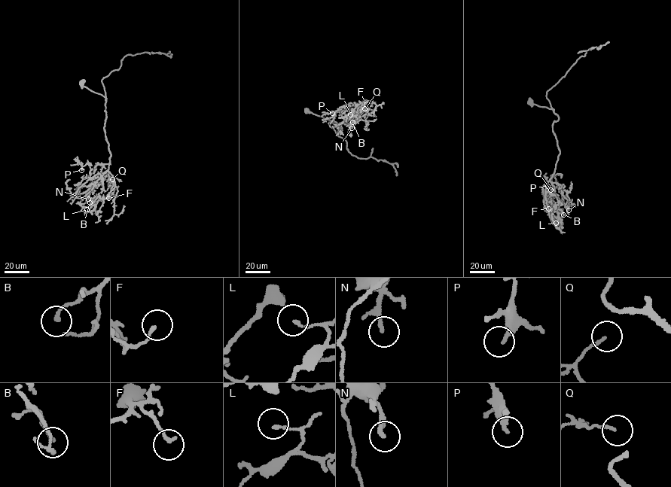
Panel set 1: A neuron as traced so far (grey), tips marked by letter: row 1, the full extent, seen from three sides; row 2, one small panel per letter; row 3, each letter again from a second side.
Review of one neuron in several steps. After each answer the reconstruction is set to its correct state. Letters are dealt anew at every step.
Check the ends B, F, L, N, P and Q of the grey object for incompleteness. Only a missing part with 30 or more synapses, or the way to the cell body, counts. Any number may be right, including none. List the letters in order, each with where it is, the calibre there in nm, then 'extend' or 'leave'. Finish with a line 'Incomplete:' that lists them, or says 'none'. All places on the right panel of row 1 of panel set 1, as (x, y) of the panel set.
B: place (563, 214); calibre 160 nm; leave
F: place (548, 208); calibre 150 nm; leave
L: place (556, 223); calibre 150 nm; leave
N: place (568, 210); calibre 160 nm; extend
P: place (547, 186); calibre 260 nm; leave
Q: place (550, 190); calibre 130 nm; leave
Incomplete: N

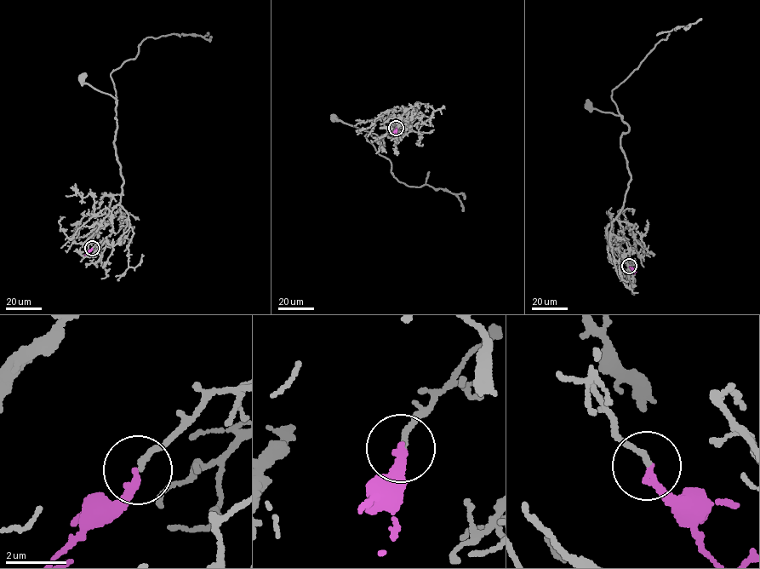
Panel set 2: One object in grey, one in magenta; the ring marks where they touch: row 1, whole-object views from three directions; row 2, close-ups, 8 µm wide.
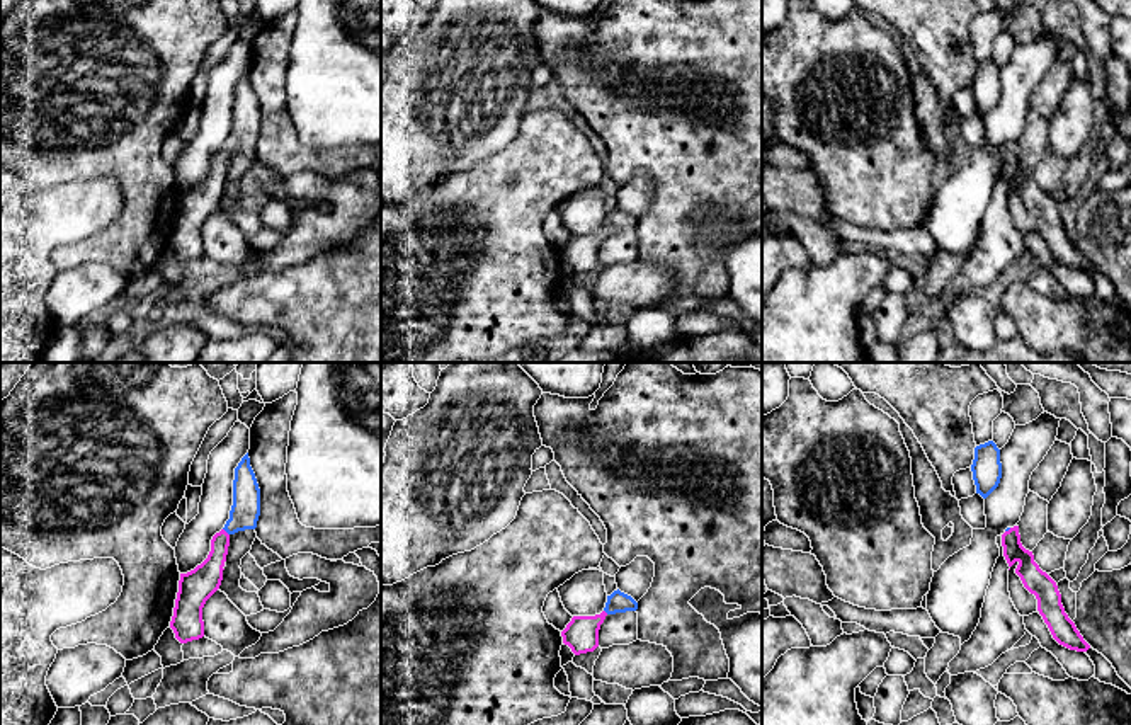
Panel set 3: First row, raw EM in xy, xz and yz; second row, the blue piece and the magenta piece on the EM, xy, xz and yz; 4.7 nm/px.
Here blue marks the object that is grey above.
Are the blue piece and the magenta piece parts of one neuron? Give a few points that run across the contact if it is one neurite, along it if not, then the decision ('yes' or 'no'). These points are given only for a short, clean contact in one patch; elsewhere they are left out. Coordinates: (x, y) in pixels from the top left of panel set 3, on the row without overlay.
line xy (245, 128), (225, 148), (218, 174), (206, 196); yes

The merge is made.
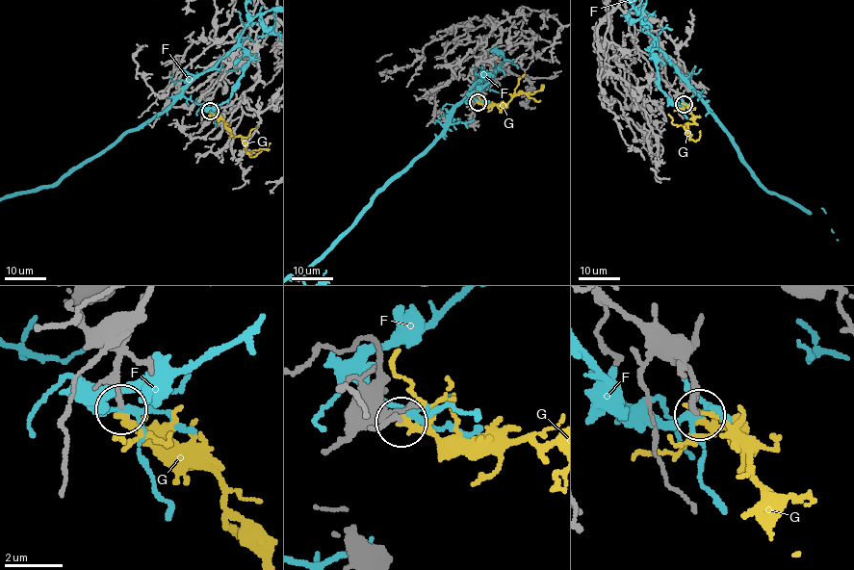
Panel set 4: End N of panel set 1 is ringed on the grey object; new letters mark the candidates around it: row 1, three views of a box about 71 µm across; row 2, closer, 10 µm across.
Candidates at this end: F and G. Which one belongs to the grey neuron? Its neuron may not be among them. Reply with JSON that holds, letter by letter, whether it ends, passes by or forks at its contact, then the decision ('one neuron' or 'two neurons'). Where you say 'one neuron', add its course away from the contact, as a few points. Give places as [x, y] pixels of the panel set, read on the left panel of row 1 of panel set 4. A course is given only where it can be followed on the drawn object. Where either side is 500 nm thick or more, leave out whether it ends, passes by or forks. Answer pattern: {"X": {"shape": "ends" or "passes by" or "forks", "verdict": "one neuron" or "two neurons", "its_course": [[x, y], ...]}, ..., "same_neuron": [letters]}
{"F": {"shape": "forks", "verdict": "two neurons"}, "G": {"shape": "passes by", "verdict": "one neuron", "its_course": [[210, 111], [219, 116], [232, 134], [241, 137], [247, 151], [266, 148], [270, 142]]}, "same_neuron": ["G"]}

